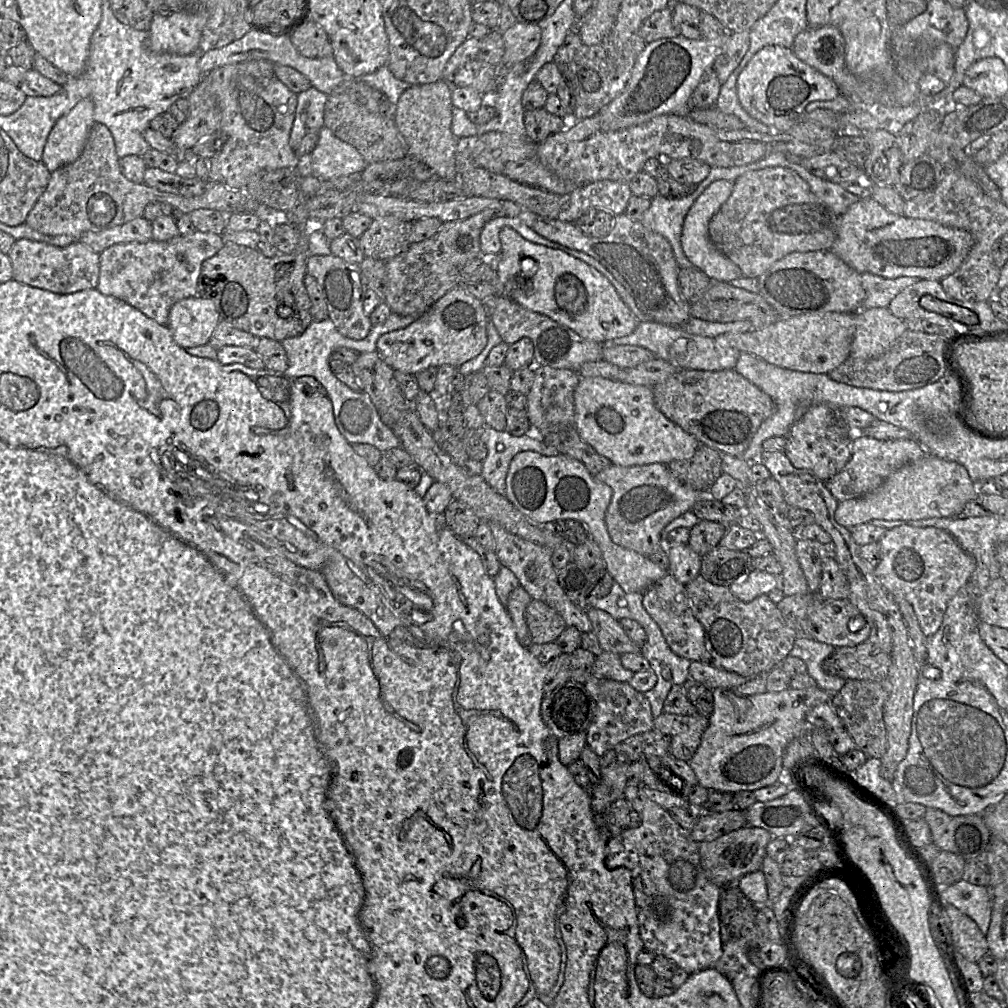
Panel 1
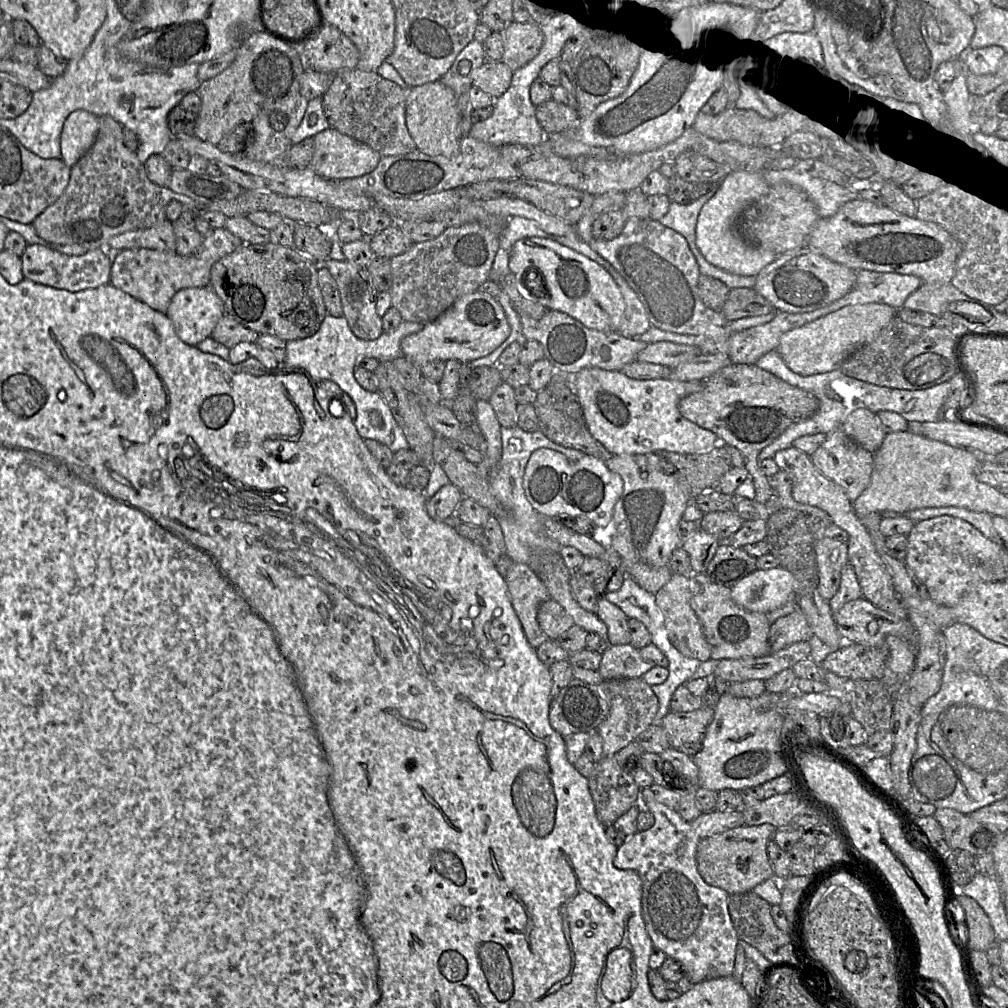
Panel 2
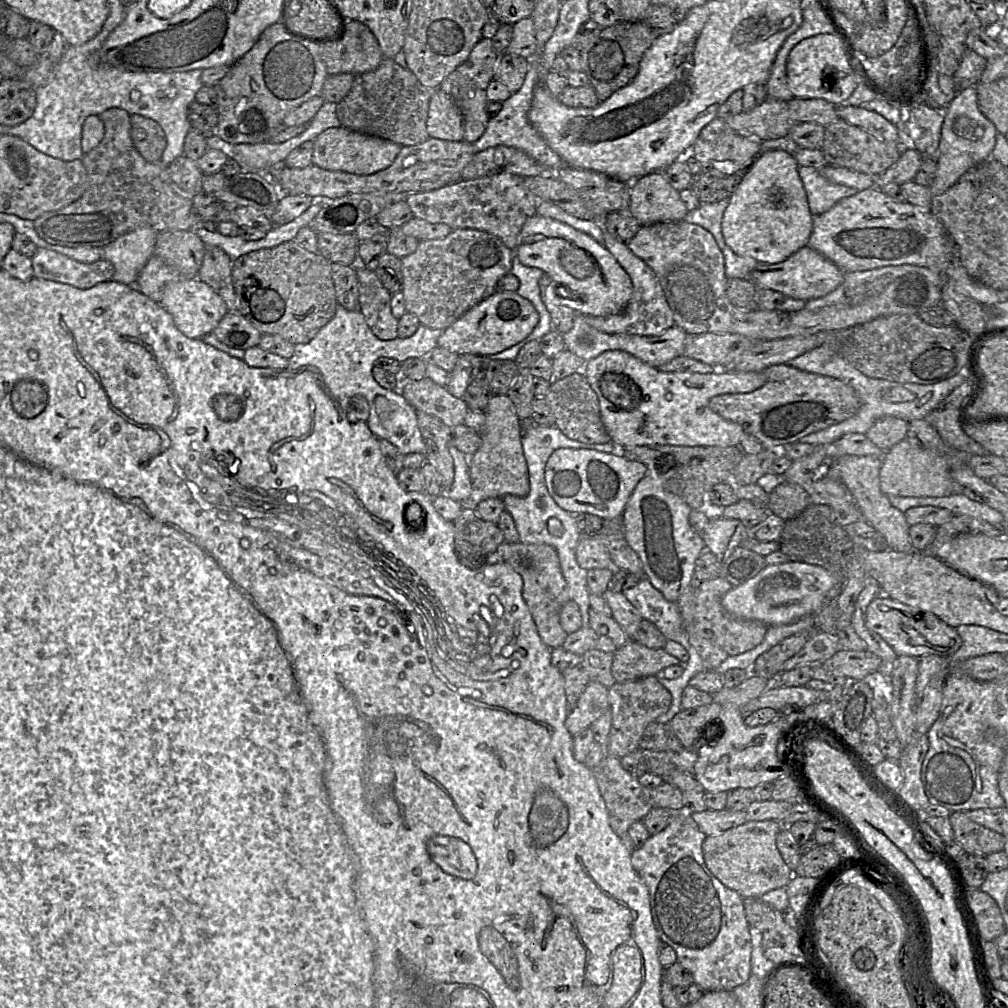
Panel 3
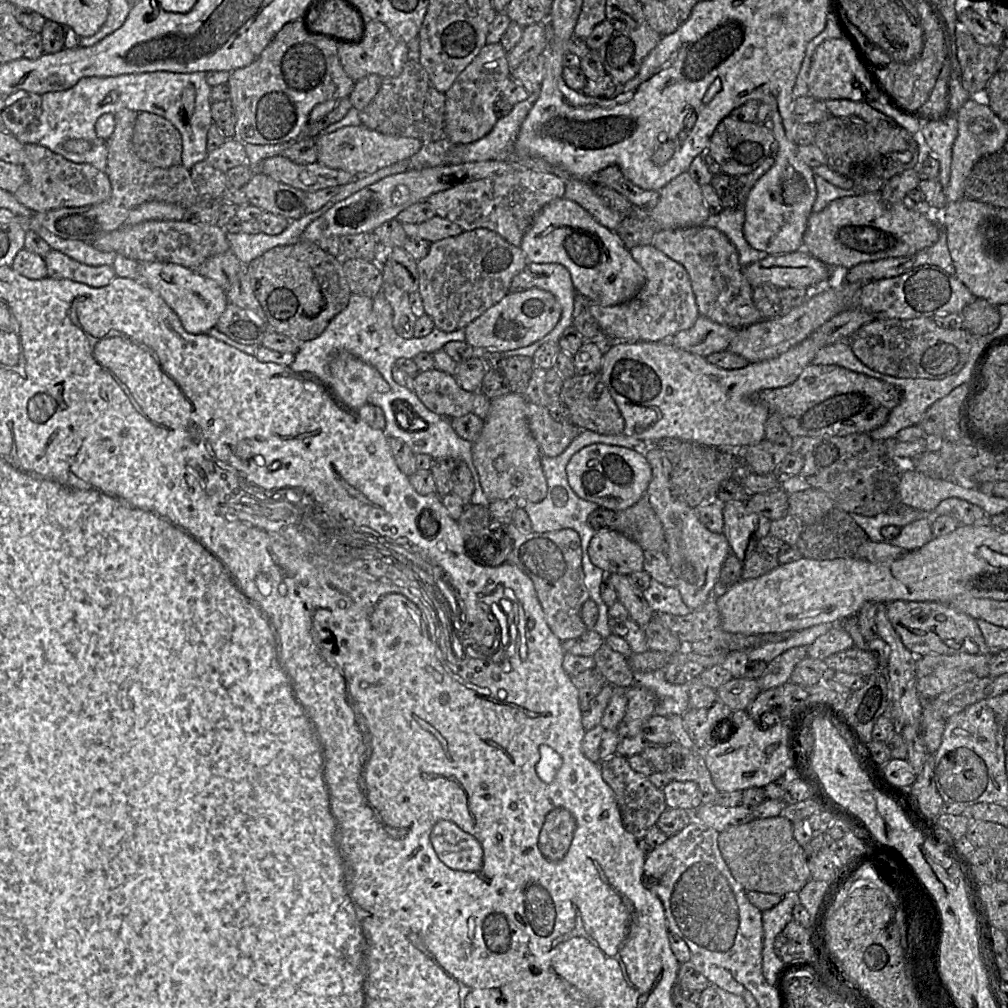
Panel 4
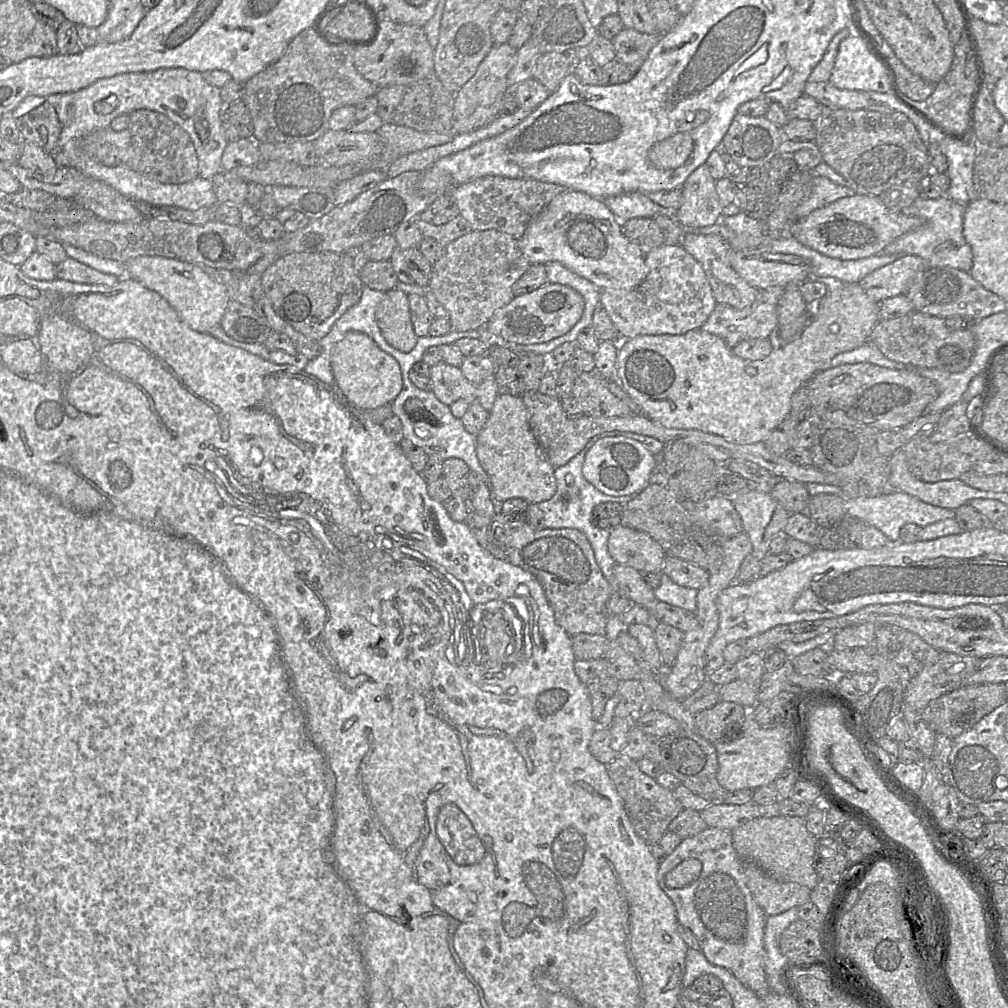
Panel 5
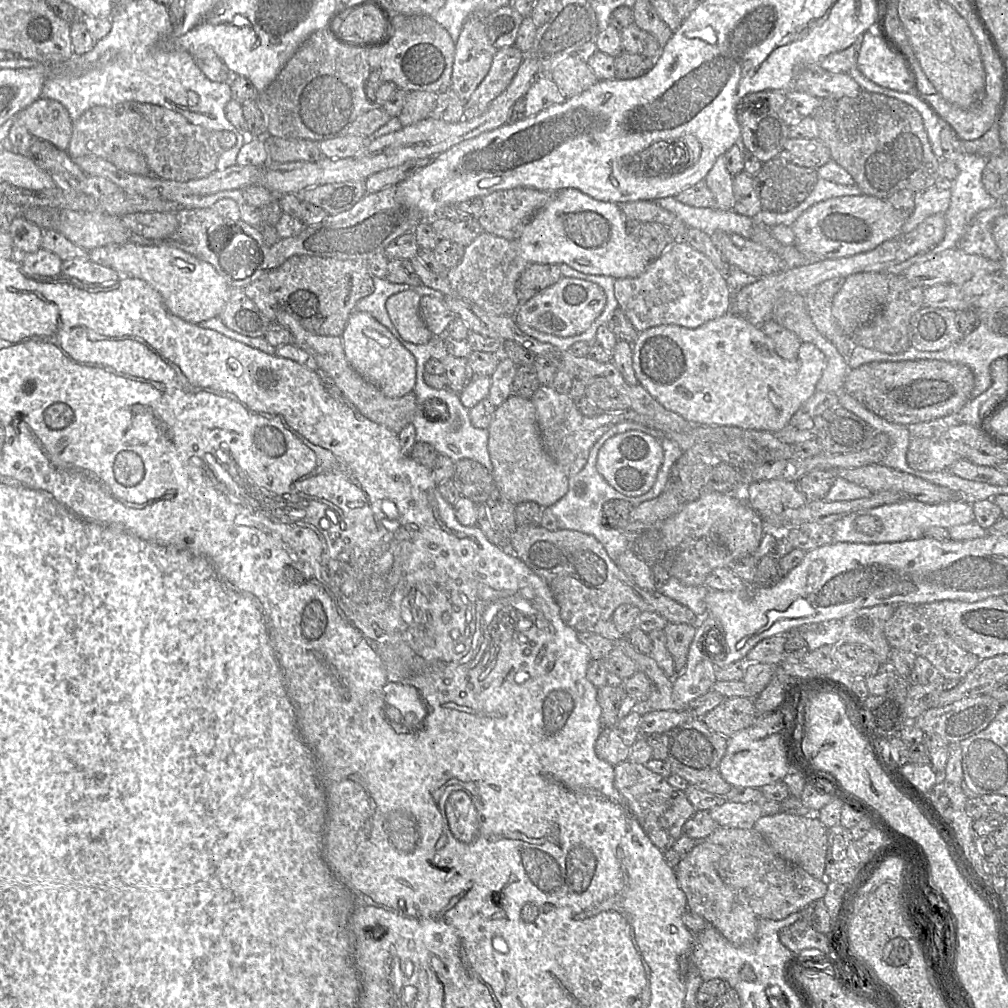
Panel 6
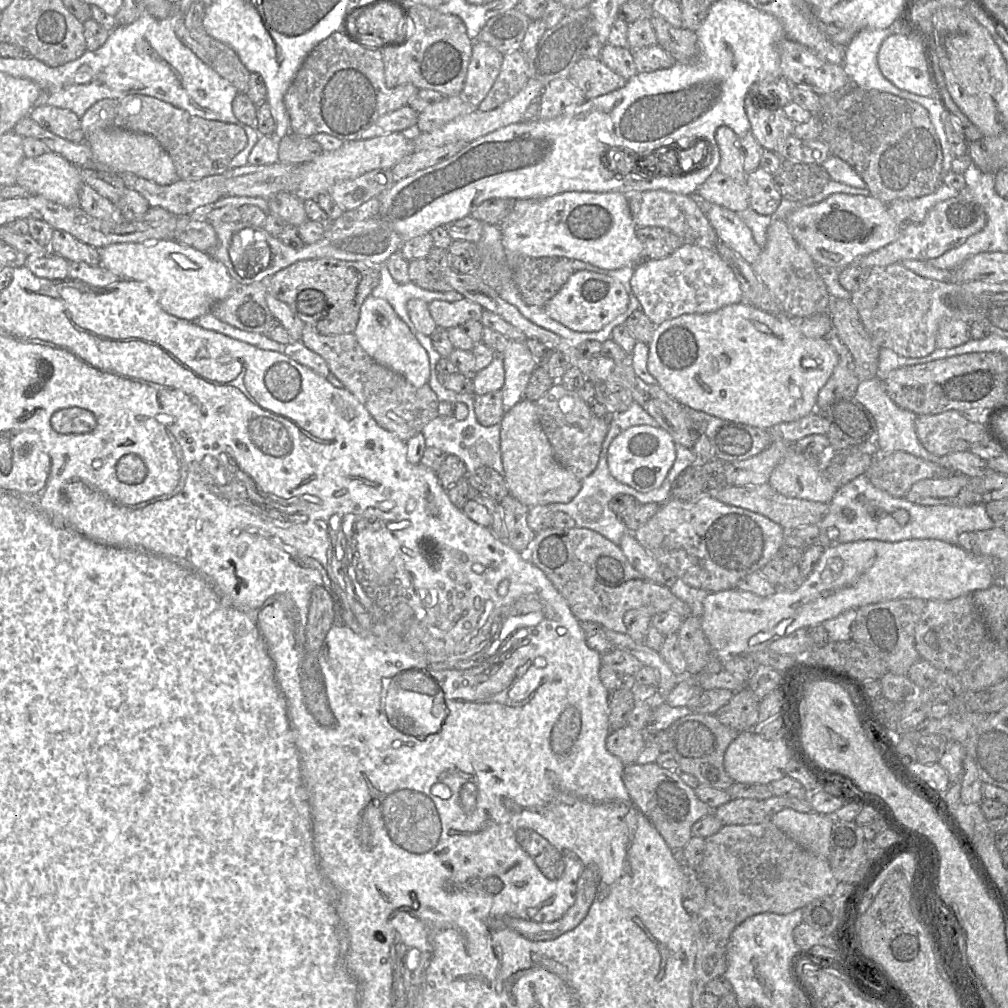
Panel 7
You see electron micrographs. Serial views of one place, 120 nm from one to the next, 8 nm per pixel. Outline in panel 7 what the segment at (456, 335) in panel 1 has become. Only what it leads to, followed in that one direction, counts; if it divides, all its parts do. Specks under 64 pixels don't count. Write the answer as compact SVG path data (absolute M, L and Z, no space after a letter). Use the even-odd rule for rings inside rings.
M575 271L560 291L543 307L555 321L576 332L596 332L623 314L630 294L618 280L590 271Z

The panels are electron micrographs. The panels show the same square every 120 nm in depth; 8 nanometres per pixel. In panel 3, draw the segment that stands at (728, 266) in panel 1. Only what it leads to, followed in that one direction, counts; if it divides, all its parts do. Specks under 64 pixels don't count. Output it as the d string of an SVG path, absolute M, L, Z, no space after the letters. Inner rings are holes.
M783 150L761 153L728 199L728 206L722 219L722 234L726 245L744 257L751 257L759 263L775 264L786 260L803 246L811 235L813 215L810 212L807 194L798 172L799 164L795 157Z

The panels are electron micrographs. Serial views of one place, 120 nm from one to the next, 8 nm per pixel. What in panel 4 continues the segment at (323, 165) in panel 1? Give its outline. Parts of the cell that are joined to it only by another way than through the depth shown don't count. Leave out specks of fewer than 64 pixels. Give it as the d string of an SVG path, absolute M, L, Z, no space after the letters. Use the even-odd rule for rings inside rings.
M363 125L344 126L316 138L317 162L354 175L372 174L415 154L423 142L416 138L382 134Z

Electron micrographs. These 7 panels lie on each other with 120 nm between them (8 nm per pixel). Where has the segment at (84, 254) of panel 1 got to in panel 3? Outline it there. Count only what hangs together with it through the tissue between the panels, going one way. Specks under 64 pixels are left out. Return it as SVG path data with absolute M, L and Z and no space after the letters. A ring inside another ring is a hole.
M38 247L31 261L33 278L64 283L79 289L89 289L107 282L114 275L113 264L104 258L93 263L82 263L45 248Z

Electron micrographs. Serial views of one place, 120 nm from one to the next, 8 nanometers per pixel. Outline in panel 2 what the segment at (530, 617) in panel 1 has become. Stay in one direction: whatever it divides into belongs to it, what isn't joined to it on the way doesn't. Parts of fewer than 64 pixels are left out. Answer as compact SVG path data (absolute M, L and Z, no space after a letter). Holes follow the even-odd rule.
M547 599L540 604L537 621L548 639L554 641L574 625L572 617L552 599Z

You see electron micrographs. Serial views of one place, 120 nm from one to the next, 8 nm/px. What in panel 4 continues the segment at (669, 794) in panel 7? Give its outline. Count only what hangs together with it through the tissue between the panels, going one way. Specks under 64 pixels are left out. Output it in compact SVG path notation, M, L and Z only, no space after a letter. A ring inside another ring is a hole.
M613 755L599 762L599 765L603 780L614 792L625 830L642 841L647 831L656 825L660 815L667 809L663 791L654 786L648 777L634 771L625 756Z

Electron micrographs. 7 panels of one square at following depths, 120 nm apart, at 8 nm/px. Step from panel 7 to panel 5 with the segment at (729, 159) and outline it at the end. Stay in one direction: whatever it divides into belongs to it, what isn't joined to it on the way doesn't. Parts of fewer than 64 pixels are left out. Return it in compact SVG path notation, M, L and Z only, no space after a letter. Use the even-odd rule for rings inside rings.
M706 164L698 167L681 187L682 198L674 219L685 229L711 226L723 217L716 181Z

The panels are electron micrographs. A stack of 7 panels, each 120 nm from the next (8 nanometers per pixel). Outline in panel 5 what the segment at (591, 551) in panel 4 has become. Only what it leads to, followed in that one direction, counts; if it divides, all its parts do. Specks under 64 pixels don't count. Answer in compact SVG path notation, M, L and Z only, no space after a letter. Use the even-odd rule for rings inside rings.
M619 525L610 529L607 545L616 564L641 573L662 573L667 554L648 533Z

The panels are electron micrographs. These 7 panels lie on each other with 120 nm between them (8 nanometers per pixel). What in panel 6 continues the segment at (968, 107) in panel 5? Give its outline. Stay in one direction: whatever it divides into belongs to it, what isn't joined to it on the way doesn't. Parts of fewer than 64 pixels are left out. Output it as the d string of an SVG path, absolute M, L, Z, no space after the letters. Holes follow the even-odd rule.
M973 17L973 21L969 22L969 28L975 37L979 46L980 56L985 71L985 87L983 90L983 98L981 98L975 106L968 109L959 108L946 101L938 92L930 95L921 94L919 98L925 101L933 110L951 126L958 137L962 141L975 140L986 133L1000 116L1000 111L1004 103L1006 91L1006 72L1004 61L993 45L993 42L978 17Z

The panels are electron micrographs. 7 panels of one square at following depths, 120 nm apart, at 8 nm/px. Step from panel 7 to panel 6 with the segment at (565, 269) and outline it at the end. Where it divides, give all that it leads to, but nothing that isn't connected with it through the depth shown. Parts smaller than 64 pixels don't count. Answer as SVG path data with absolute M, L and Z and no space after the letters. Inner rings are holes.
M530 263L517 282L517 296L526 302L562 278L560 265Z

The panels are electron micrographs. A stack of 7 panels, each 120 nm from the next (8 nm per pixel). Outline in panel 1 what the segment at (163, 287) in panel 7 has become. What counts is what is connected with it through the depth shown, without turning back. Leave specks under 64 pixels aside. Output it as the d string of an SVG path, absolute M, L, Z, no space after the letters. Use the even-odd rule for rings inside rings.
M196 295L170 308L168 327L179 346L190 348L209 343L219 322L220 314L214 302Z

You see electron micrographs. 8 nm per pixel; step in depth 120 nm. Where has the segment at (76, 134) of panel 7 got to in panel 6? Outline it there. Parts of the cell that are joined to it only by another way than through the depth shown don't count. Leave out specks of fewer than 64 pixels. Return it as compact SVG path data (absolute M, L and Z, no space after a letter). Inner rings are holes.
M40 97L15 118L35 139L46 141L59 150L67 150L74 122L58 101Z

